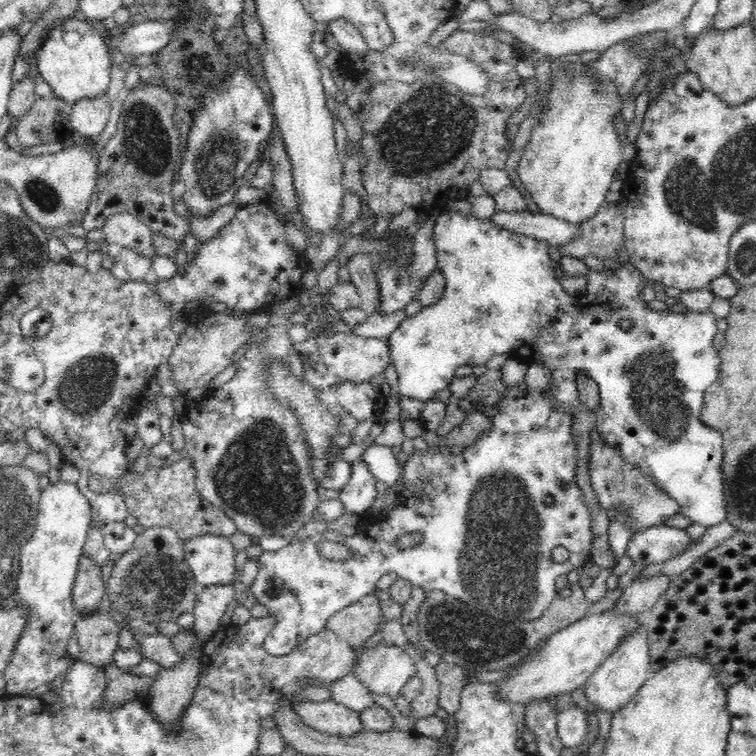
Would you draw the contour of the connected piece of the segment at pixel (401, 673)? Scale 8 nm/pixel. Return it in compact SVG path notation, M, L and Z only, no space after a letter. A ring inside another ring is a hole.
M380 644L369 650L360 647L354 677L374 695L396 698L408 679L417 674L412 657L402 647Z

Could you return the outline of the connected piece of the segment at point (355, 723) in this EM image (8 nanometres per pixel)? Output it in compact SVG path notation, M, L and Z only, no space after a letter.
M332 700L292 704L293 711L300 717L303 724L318 732L351 737L364 730L359 711L350 710Z

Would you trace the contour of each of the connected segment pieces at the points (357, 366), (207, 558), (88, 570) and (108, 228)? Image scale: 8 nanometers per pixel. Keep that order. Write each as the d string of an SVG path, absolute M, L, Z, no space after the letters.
M343 332L328 334L327 337L309 336L301 343L294 343L294 350L302 360L305 380L320 391L346 381L369 382L384 373L391 361L387 339L364 338Z
M198 535L183 541L183 557L200 586L231 584L237 550L229 537Z
M82 553L78 568L72 591L77 614L92 613L106 607L107 586L104 586L101 566Z
M118 213L110 216L104 227L103 238L108 244L130 247L142 255L155 255L152 242L153 231L132 214Z

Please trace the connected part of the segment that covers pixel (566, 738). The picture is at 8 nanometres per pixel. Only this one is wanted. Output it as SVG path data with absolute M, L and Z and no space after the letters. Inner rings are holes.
M571 701L557 714L557 735L568 749L580 746L588 734L588 712Z

